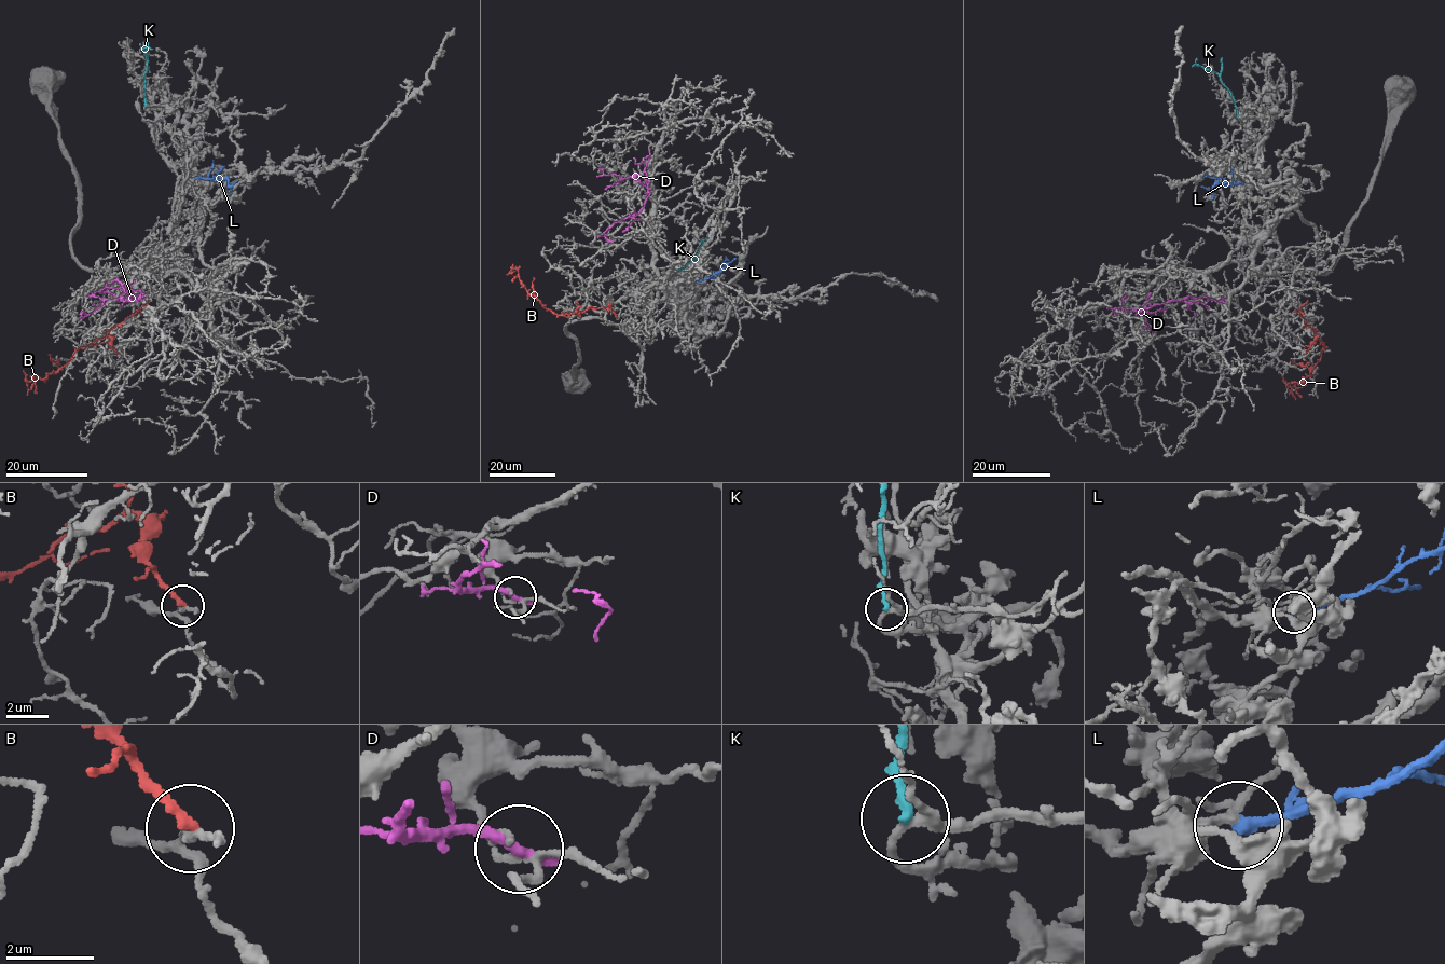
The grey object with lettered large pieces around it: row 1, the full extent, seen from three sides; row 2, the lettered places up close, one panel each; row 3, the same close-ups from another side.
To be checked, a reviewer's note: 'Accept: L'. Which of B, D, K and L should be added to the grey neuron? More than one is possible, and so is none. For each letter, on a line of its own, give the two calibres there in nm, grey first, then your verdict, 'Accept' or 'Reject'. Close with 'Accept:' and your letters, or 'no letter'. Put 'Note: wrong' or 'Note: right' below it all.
B: Thickness 110 nm (grey) against 220 nm. Reject
D: Thickness 130 nm (grey) against 300 nm. Reject
K: Thickness 180 nm (grey) against 240 nm. Reject
L: Thickness 180 nm (grey) against 320 nm. Accept
Accept: L
Note: right

